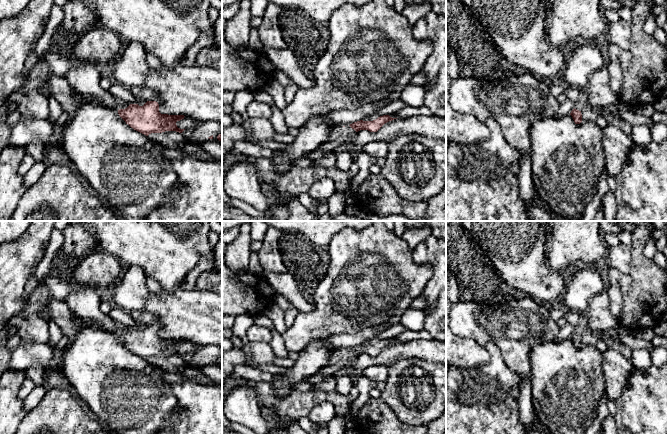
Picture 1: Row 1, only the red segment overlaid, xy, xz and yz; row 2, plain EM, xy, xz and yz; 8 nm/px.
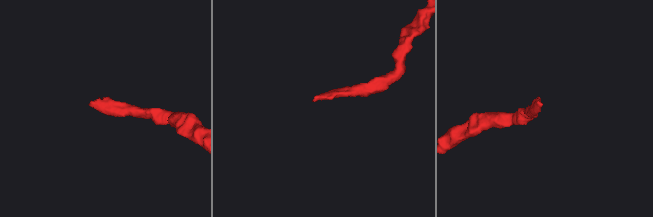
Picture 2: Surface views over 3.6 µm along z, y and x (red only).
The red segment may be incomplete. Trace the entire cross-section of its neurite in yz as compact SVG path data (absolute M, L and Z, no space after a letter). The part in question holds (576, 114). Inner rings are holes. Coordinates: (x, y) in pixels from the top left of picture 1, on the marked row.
M584 89L580 91L579 97L575 102L575 108L570 113L575 124L580 124L582 122L581 111L585 108L587 104L588 104L588 96L586 89Z

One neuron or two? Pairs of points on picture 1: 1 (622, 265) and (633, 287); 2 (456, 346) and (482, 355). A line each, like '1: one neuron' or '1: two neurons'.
1: two neurons
2: one neuron

